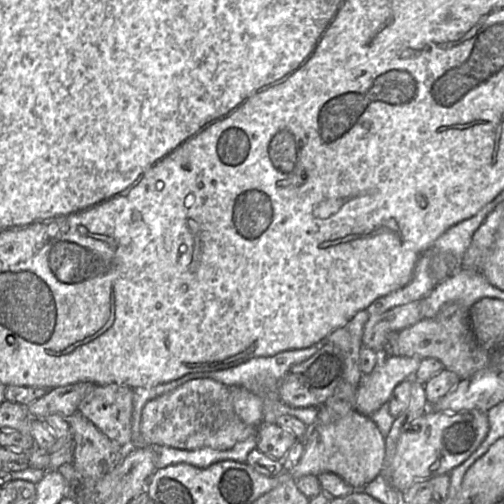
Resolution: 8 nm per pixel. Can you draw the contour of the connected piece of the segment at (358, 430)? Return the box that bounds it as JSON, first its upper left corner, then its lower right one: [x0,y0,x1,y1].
[284,410,386,490]

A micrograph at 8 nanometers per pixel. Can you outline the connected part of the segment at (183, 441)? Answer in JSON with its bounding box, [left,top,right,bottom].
[140,378,257,450]

